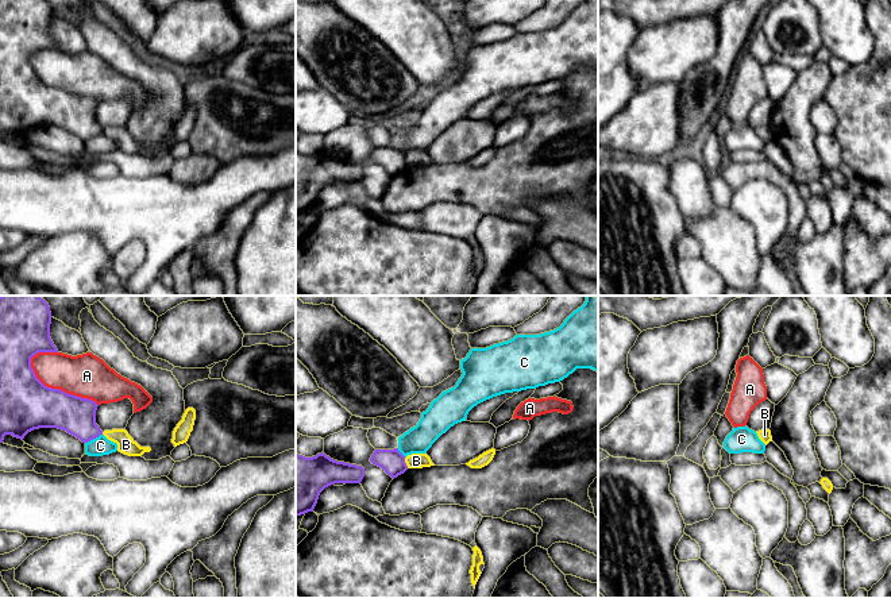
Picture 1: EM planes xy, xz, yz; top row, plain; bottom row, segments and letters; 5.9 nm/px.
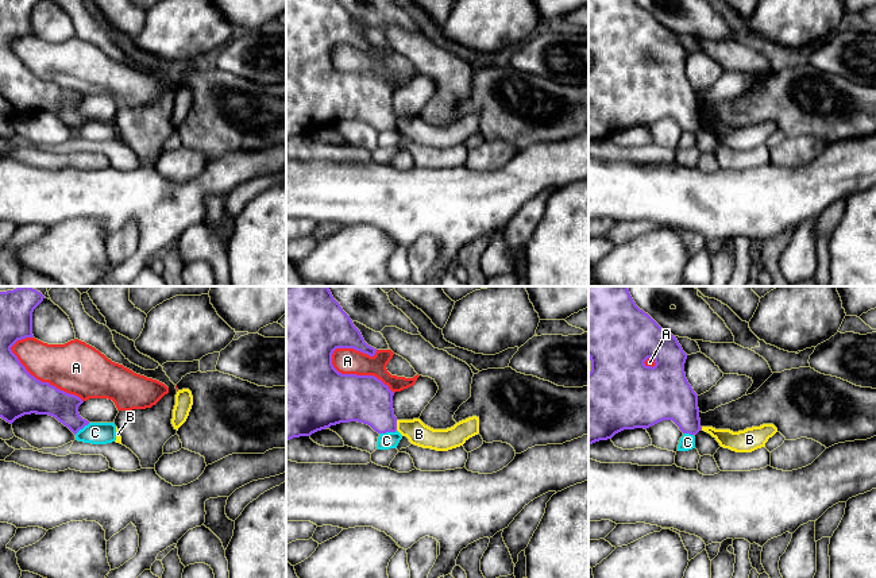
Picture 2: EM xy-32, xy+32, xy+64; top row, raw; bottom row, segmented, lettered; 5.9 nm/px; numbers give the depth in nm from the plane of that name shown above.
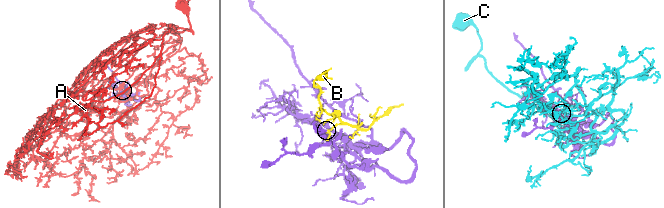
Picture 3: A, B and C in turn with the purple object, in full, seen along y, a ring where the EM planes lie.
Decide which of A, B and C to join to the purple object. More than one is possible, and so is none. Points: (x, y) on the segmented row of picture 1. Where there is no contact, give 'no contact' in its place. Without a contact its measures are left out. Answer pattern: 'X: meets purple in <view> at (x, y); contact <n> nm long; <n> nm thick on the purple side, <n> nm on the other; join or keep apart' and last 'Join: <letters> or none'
A: meets purple in xy at (58, 389); contact 500 nm long; 320 nm thick on the purple side, 260 nm on the other; keep apart
B: meets purple in xz at (405, 463); contact 70 nm long; 140 nm thick on the purple side, 100 nm on the other; keep apart
C: meets purple in xy at (93, 438); contact 120 nm long; 220 nm thick on the purple side, 120 nm on the other; keep apart
Join: none

